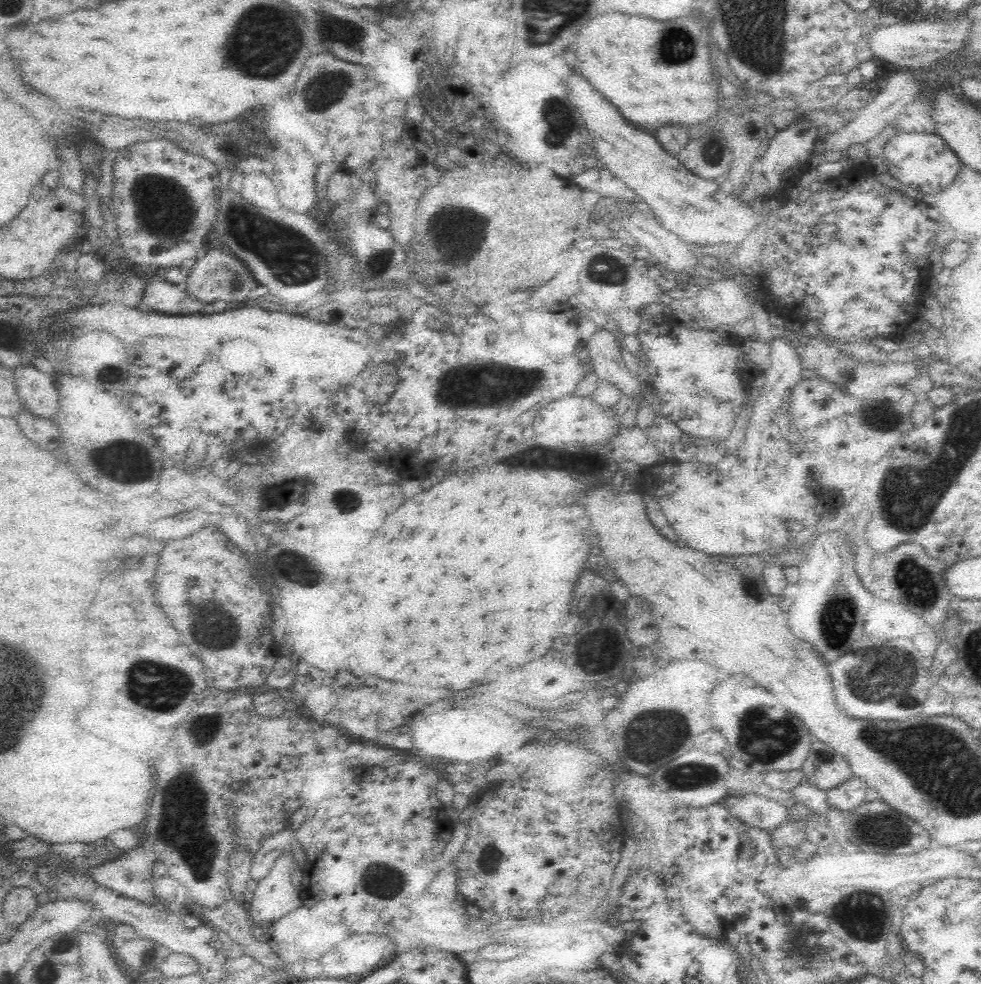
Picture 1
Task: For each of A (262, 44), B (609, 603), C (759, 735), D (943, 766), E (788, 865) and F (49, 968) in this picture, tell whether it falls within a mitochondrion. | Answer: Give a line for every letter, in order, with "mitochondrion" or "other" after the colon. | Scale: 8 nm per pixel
A: mitochondrion
B: other
C: mitochondrion
D: mitochondrion
E: other
F: mitochondrion

